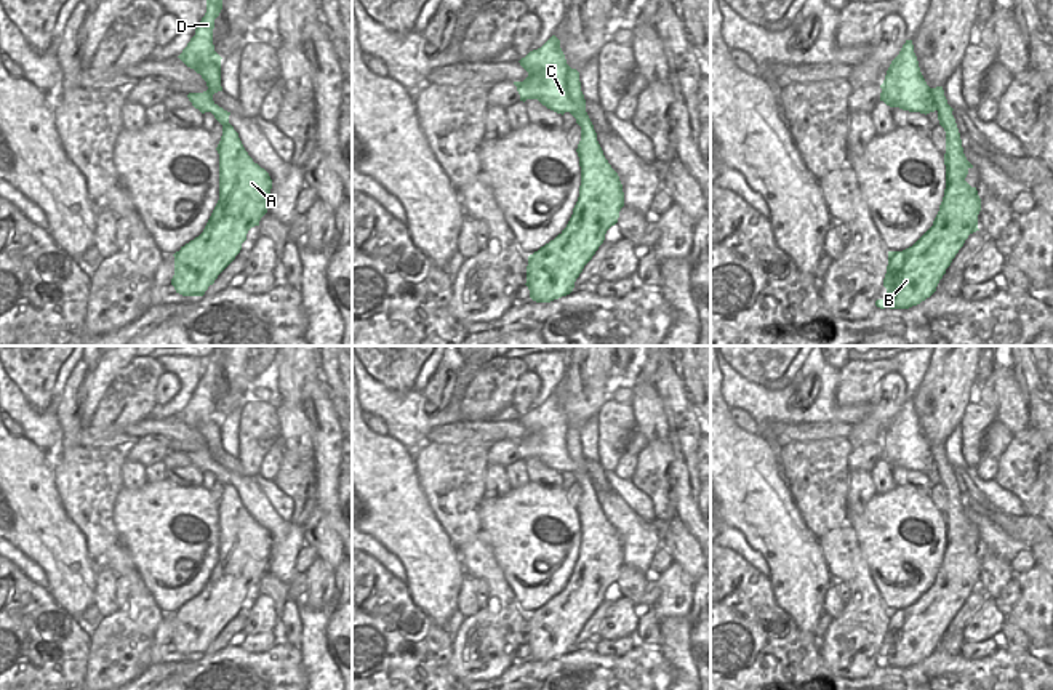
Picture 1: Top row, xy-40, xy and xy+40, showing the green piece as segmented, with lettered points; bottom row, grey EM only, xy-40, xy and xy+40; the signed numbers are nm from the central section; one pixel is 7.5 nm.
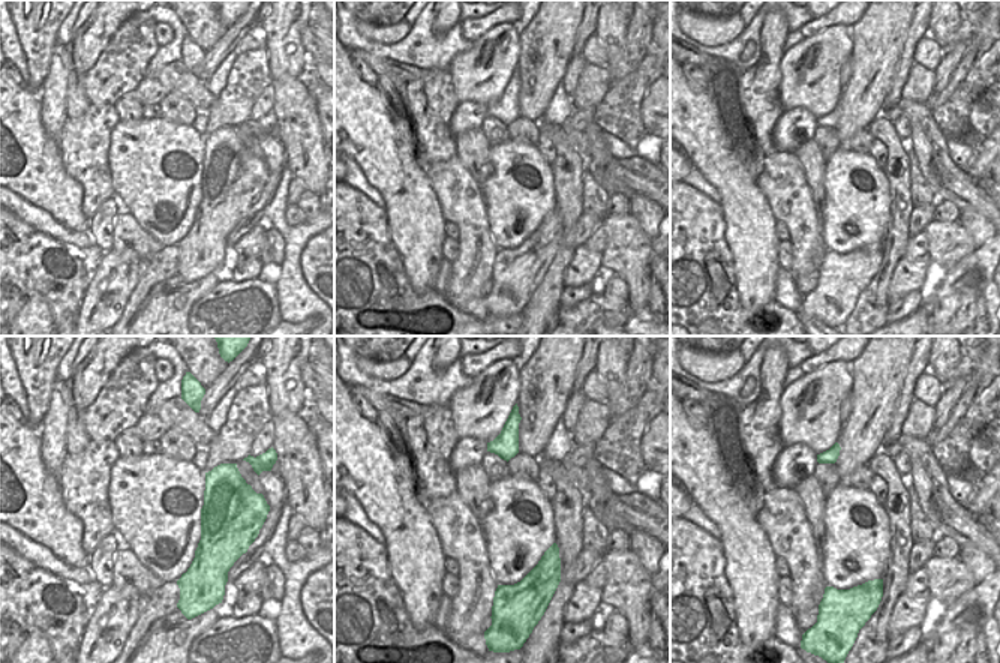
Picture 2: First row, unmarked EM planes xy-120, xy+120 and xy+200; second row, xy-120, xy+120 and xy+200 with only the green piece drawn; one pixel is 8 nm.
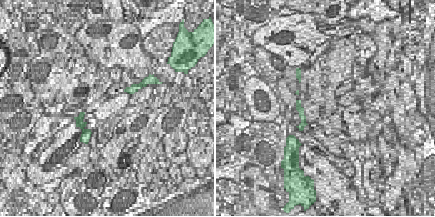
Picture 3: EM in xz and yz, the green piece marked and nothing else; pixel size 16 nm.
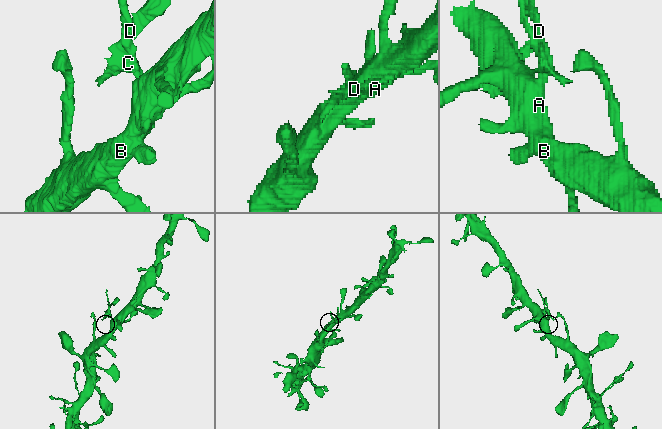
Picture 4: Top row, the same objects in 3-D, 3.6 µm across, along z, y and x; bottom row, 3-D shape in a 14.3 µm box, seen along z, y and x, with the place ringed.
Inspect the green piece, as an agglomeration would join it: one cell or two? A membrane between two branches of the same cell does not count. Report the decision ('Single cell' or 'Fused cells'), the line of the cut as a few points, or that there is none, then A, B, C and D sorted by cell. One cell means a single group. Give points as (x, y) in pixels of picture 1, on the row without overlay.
Fused cells. Split along xy (584, 466), (568, 469). Groups: A B / C D

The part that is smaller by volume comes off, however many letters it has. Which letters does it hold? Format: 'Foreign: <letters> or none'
Foreign: C, D

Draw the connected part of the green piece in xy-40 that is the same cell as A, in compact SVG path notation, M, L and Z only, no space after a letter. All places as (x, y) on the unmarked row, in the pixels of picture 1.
M211 469L222 483L219 512L219 559L203 591L174 615L171 644L182 655L203 655L218 634L235 618L251 586L267 572L272 538L245 509L229 482L230 471Z

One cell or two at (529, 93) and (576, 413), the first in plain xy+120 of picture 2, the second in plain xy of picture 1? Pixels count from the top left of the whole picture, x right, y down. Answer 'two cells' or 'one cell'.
one cell

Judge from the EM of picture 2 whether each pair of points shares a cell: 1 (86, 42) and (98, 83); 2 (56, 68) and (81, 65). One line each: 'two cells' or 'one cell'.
1: two cells
2: two cells

